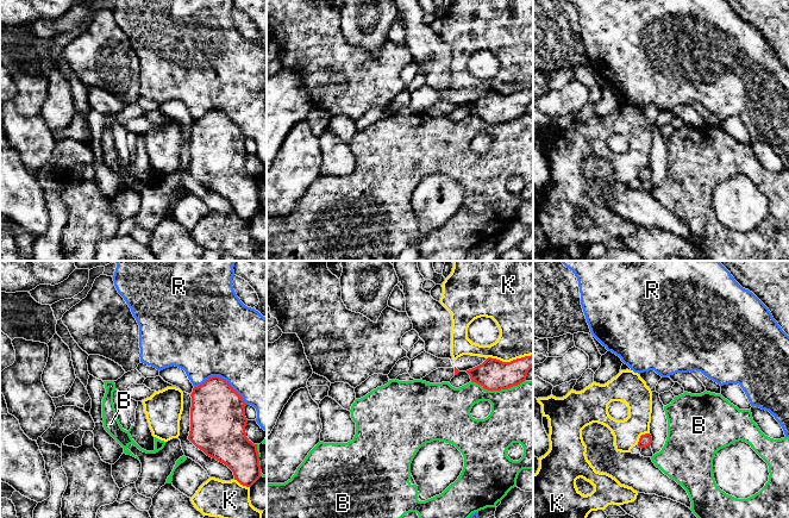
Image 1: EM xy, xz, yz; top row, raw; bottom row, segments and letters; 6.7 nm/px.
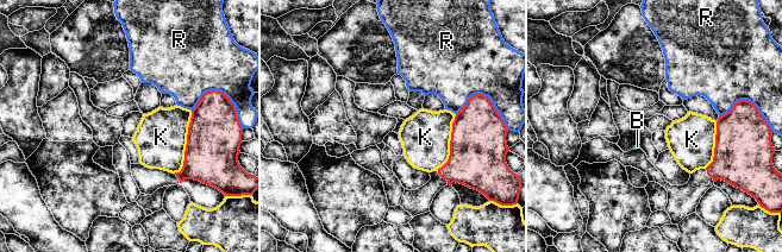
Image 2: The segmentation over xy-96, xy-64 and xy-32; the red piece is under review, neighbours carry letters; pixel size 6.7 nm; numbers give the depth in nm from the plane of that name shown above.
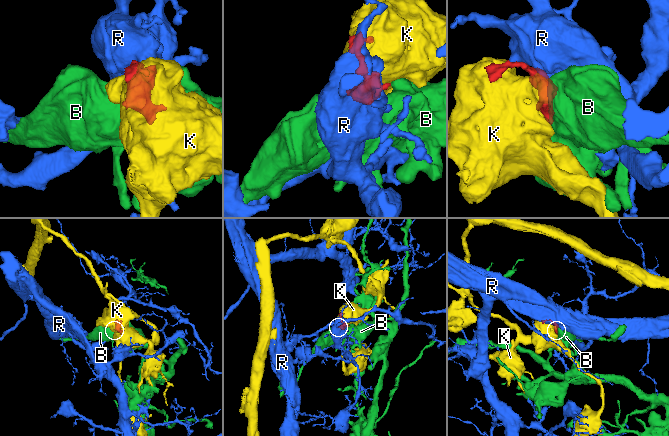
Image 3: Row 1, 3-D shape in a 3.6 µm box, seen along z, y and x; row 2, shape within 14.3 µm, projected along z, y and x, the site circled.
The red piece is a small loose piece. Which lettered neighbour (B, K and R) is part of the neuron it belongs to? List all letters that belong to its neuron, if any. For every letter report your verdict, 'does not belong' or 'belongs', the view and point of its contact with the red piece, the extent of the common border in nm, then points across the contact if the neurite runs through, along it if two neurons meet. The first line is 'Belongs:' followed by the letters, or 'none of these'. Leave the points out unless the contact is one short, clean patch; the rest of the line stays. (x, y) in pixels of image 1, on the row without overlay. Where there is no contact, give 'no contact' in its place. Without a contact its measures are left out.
Belongs: none of these
B: does not belong; contact xz (498, 123); length 360 nm
K: does not belong; contact xz (511, 94); length 320 nm
R: does not belong; contact xy (220, 111); length 380 nm

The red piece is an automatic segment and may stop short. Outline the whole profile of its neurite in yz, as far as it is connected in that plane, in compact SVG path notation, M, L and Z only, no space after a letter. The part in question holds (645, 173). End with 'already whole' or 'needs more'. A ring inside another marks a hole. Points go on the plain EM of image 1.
M650 167L641 168L638 175L638 180L641 182L640 188L644 191L652 191L653 186L651 182L652 170Z; needs more

